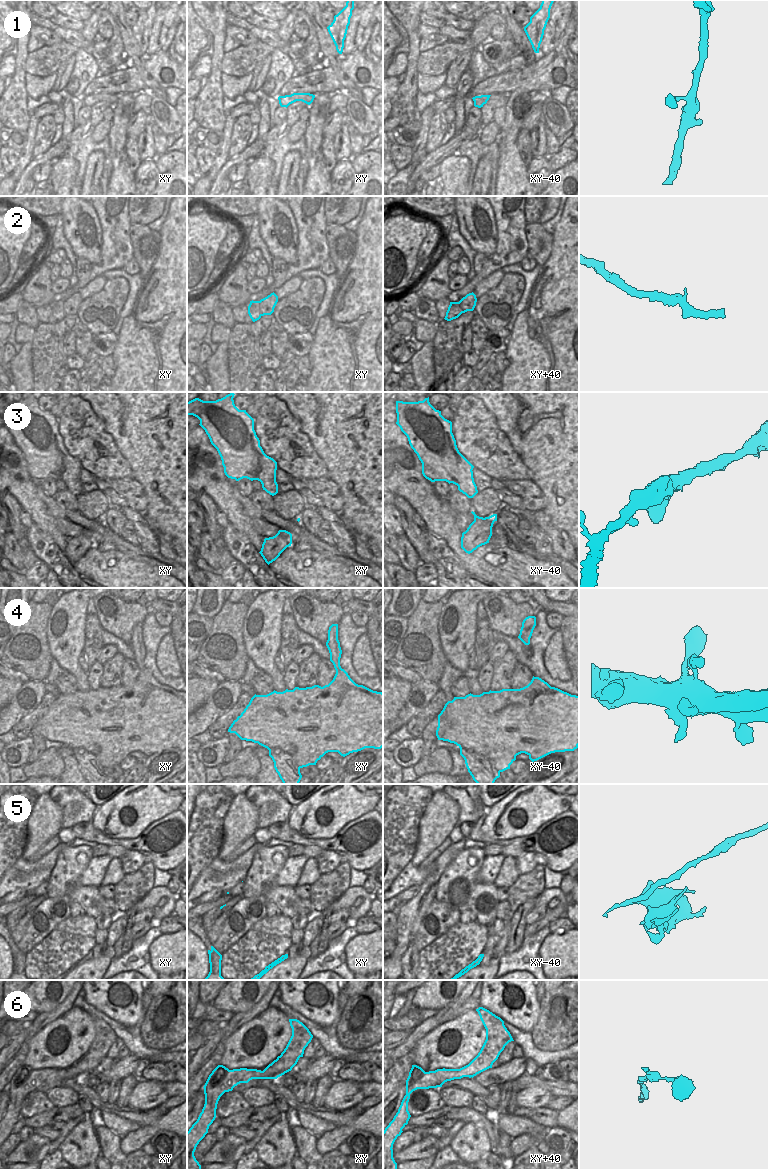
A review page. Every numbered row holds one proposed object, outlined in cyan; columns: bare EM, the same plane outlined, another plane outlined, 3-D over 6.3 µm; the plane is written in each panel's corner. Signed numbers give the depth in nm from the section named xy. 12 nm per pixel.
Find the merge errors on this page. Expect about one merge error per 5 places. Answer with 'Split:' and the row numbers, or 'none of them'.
Split: 5

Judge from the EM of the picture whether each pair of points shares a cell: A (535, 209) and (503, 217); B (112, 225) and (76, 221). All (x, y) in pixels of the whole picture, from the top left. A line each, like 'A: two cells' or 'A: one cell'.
A: two cells
B: two cells

